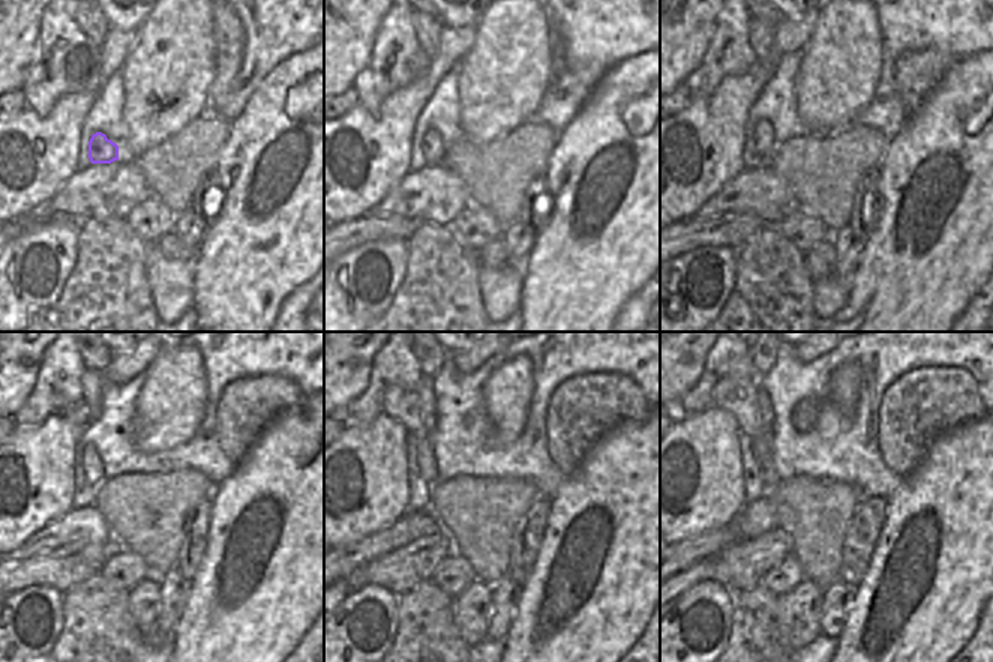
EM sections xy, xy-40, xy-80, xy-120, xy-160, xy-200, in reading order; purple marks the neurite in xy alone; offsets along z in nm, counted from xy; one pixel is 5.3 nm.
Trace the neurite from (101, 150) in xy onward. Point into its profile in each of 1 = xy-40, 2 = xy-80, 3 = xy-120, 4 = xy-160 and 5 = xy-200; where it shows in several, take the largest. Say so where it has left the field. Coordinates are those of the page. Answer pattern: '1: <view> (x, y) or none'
1: xy-40 (434, 149)
2: xy-80 (765, 143)
3: xy-120 (92, 464)
4: xy-160 (405, 407)
5: xy-200 (737, 395)

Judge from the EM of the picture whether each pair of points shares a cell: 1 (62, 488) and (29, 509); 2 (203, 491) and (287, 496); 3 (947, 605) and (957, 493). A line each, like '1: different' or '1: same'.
1: same
2: different
3: same

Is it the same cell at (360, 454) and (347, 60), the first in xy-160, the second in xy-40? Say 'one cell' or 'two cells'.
two cells

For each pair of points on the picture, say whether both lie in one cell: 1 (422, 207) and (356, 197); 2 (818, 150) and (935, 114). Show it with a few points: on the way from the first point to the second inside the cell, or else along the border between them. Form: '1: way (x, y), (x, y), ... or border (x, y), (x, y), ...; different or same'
1: border (405, 174), (371, 212); different
2: border (890, 140), (890, 146), (879, 165); different

